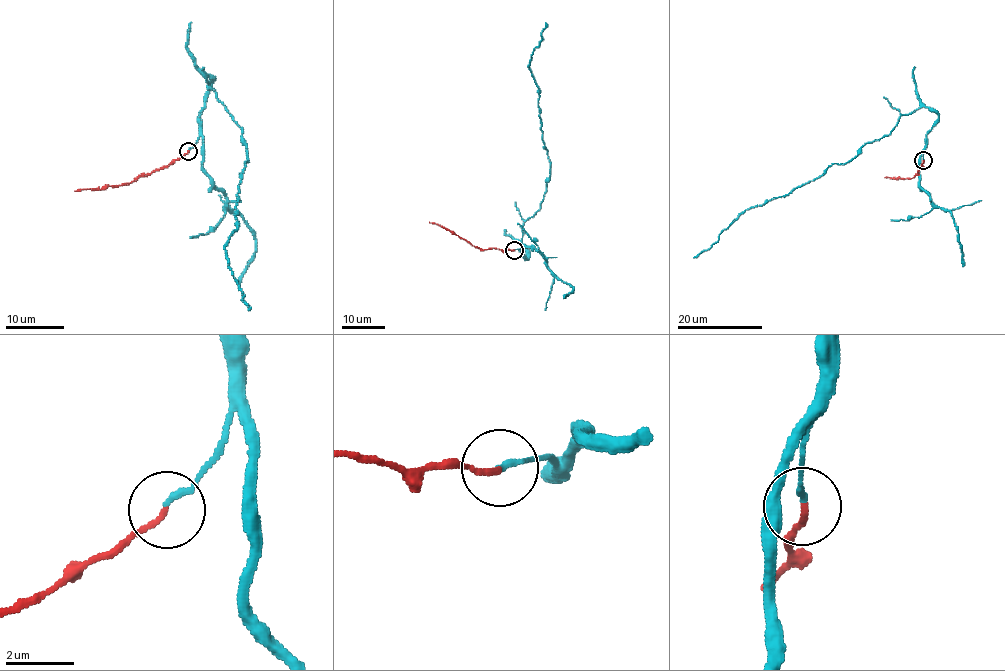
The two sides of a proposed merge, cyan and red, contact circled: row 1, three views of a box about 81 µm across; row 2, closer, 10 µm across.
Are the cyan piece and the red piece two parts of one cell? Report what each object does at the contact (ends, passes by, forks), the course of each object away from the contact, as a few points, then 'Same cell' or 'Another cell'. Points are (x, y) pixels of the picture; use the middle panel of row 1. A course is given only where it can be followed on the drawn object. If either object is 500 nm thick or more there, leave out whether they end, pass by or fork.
At the ring cyan ends. At the ring red ends. Course of cyan: (514, 249), (527, 259), (523, 223), (540, 208), (550, 174), (539, 89), (529, 67), (545, 22). Course of red: (514, 249), (480, 249), (429, 221). Same cell

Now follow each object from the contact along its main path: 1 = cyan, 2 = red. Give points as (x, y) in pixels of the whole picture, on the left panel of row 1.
1: (189, 151), (210, 89), (206, 75), (247, 151), (238, 226), (225, 247), (248, 310)
2: (189, 151), (167, 166), (129, 183), (75, 191)

